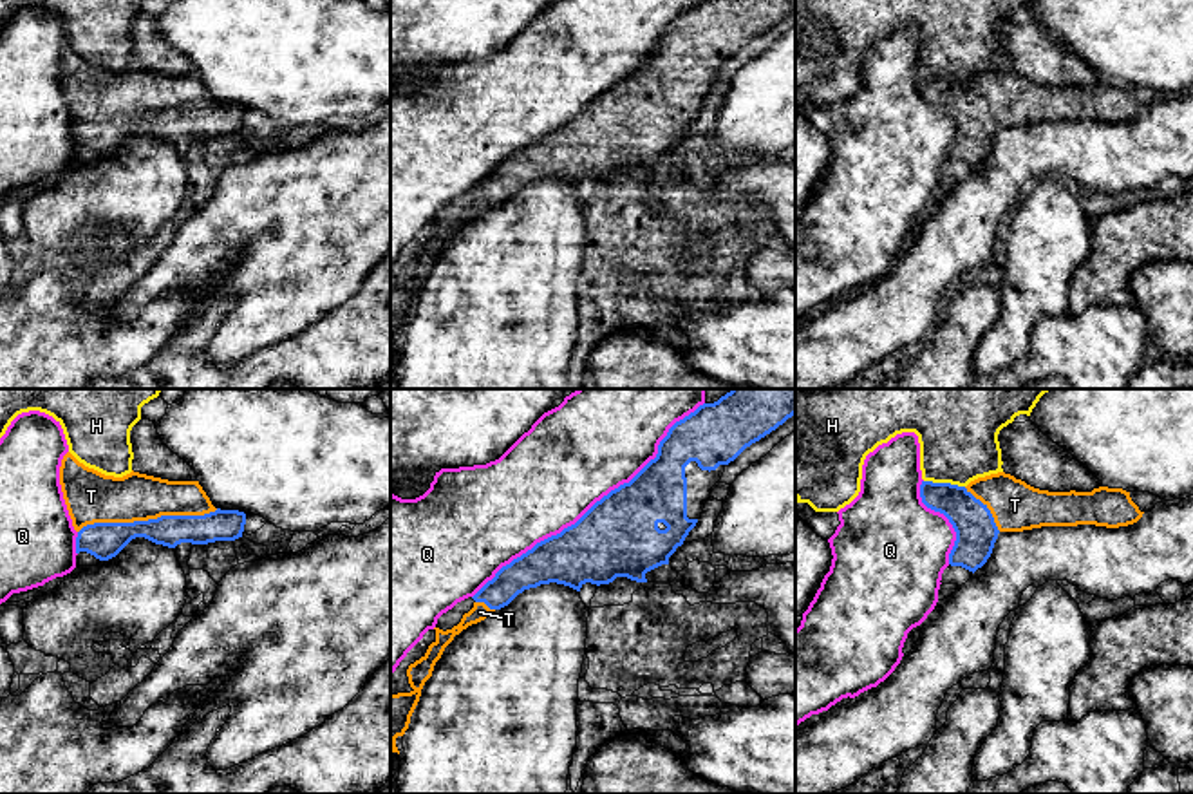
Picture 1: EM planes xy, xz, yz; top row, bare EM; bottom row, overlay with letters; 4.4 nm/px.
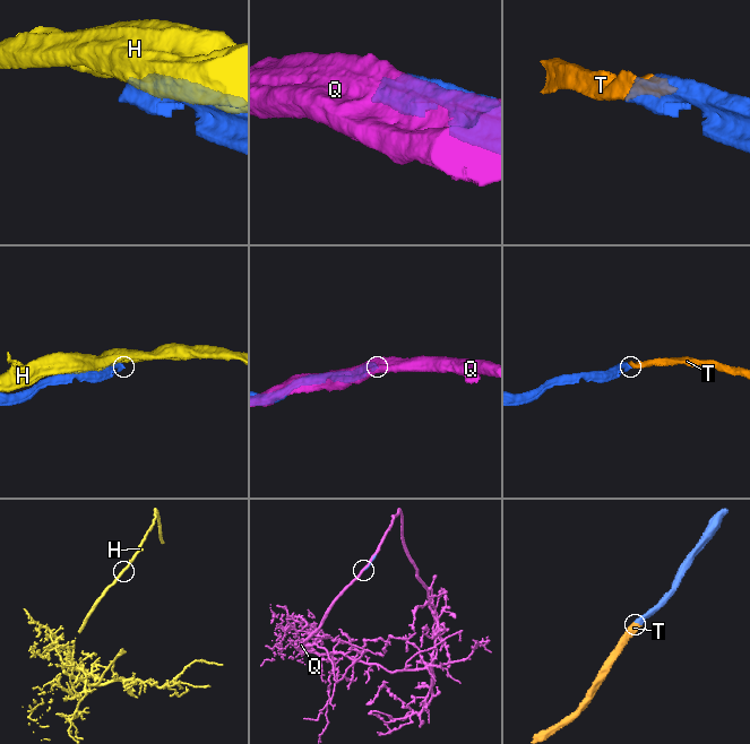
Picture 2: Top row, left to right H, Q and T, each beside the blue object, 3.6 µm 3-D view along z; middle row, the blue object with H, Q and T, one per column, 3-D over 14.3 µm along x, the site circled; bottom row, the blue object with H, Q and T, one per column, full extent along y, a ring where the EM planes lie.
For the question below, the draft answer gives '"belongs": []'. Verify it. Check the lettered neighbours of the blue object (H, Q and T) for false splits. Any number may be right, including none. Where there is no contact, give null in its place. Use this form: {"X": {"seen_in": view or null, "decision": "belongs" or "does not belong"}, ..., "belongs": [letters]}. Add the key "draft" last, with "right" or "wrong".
{"H": {"seen_in": "yz", "decision": "does not belong"}, "Q": {"seen_in": "xz", "decision": "does not belong"}, "T": {"seen_in": "xy", "decision": "belongs"}, "belongs": ["T"], "draft": "wrong"}

